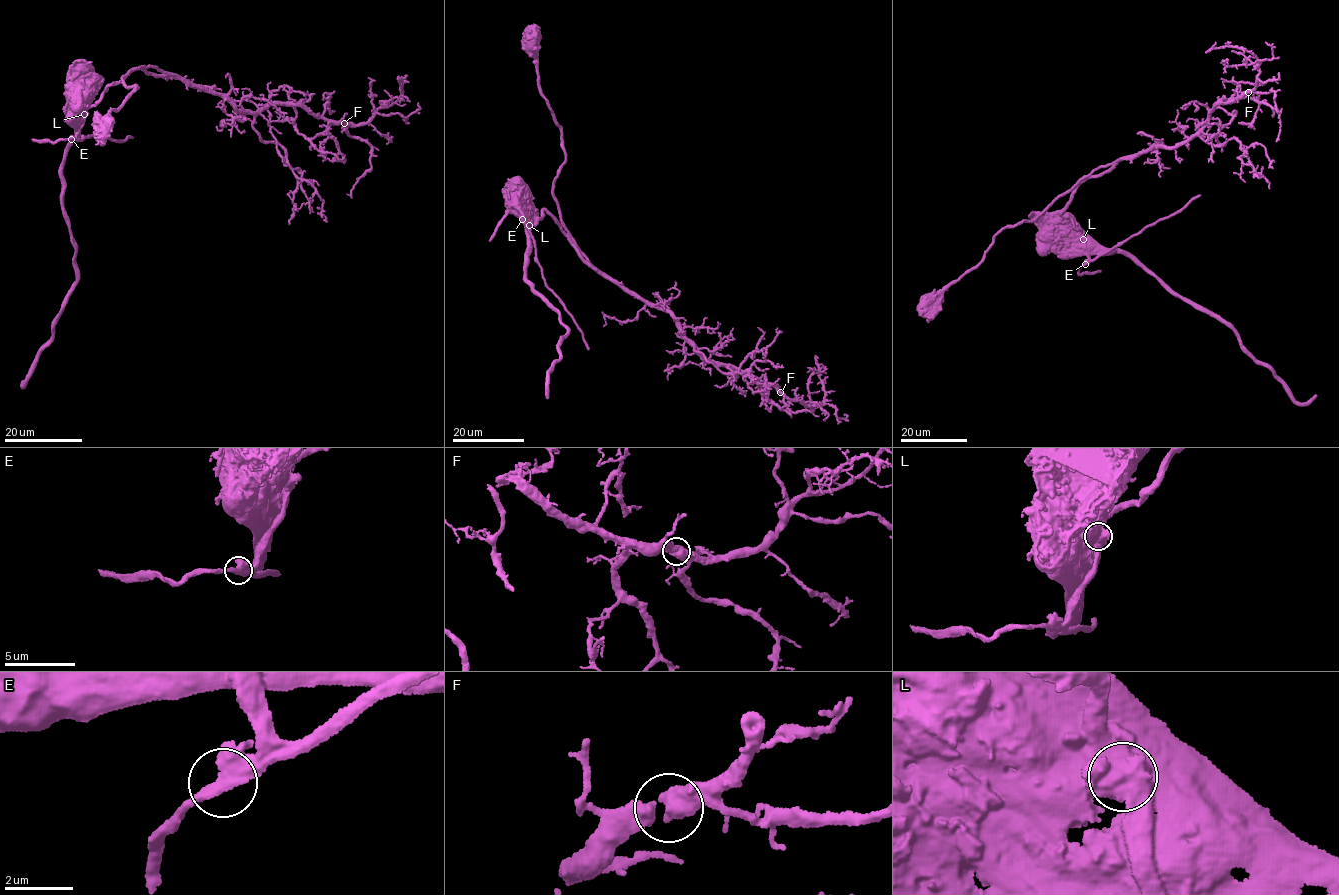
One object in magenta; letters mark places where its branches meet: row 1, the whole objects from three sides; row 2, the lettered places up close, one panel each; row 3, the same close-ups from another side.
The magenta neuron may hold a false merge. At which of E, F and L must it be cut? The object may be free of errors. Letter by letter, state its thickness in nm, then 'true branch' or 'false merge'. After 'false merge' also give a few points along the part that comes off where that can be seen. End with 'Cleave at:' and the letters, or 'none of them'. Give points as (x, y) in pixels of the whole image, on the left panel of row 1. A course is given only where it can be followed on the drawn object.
E: 480 nm thick; true branch
F: 500 nm thick; true branch
L: 950 nm thick; false merge; foreign part runs (84, 114), (110, 85), (150, 66), (225, 94), (242, 113), (300, 105), (362, 125), (397, 99), (397, 79)
Cleave at: L

